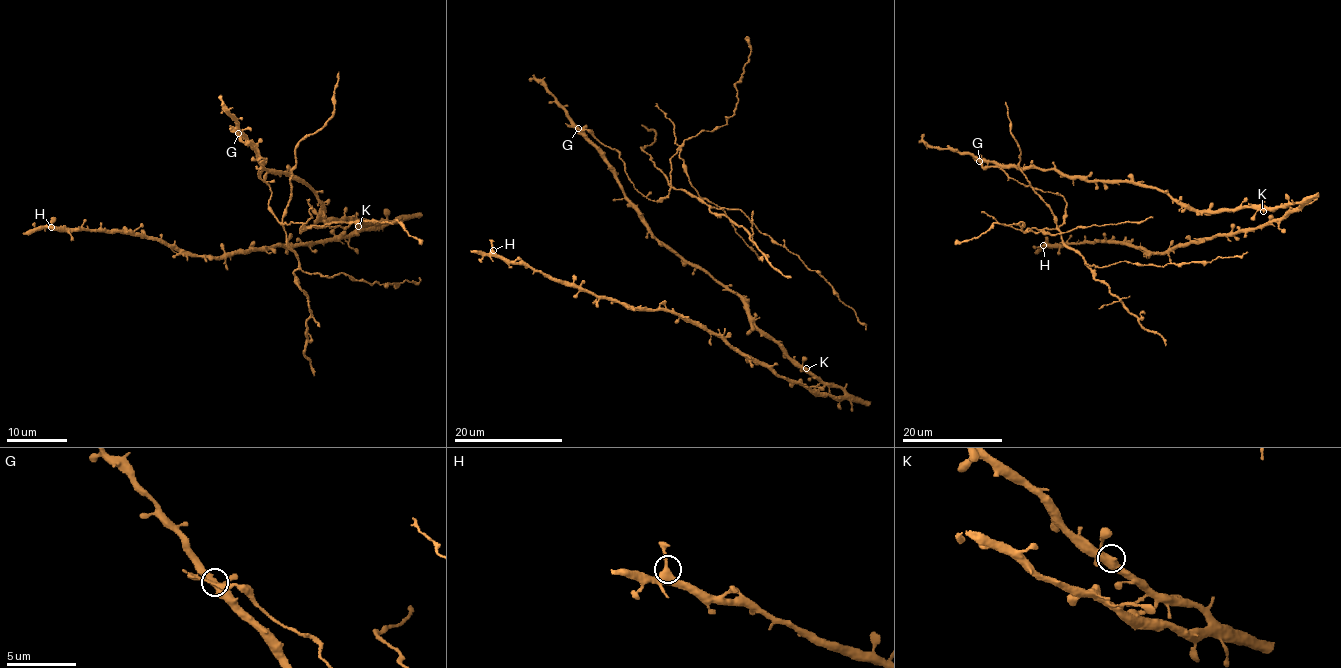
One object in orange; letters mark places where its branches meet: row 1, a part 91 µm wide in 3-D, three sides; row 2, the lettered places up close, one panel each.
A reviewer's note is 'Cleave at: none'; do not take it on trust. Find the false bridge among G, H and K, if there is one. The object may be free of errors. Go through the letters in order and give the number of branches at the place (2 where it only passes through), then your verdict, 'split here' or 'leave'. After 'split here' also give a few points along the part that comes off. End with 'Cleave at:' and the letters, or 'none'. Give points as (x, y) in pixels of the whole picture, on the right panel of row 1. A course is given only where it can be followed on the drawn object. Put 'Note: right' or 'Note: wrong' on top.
Note: wrong
G: 4 | split here | (979, 160), (1065, 199), (1062, 242), (1089, 265), (1176, 265), (1247, 251)
H: 4 | leave
K: 4 | leave
Cleave at: G

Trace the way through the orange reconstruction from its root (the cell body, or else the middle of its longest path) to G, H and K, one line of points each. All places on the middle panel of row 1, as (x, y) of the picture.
G: (709, 275), (685, 263), (653, 234), (639, 208), (625, 194), (606, 157), (578, 129)
H: (709, 275), (739, 297), (757, 328), (828, 393), (777, 377), (673, 313), (598, 298), (505, 263), (493, 250)
K: (709, 275), (739, 297), (757, 328), (772, 336), (790, 357), (806, 368)

